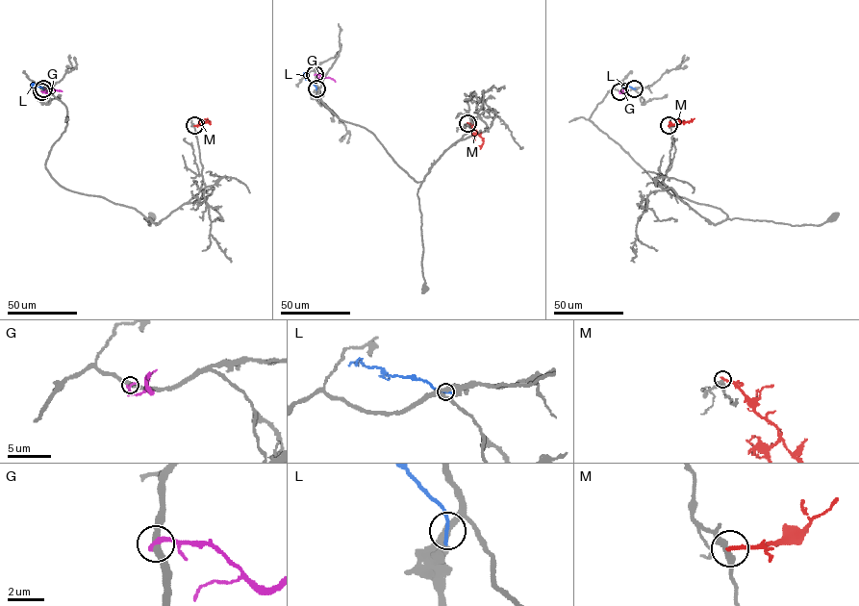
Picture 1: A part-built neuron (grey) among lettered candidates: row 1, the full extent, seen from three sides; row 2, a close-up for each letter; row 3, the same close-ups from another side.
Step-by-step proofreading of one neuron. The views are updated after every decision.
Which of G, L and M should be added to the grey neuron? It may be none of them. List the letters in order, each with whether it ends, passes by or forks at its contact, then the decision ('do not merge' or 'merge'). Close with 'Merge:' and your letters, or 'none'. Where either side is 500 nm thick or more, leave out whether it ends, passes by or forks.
G: it ends; do not merge
L: it ends; do not merge
M: it ends; do not merge
Merge: none

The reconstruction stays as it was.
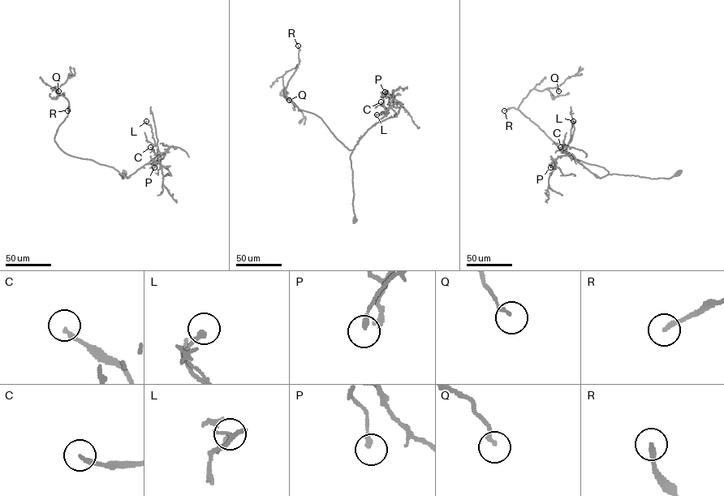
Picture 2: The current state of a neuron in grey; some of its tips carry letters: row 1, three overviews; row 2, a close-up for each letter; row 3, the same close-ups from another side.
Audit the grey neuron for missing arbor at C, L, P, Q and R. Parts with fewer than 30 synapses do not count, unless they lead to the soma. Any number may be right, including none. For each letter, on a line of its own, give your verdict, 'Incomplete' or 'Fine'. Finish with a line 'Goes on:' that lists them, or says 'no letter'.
C: Incomplete
L: Fine
P: Fine
Q: Fine
R: Incomplete
Goes on: C, R

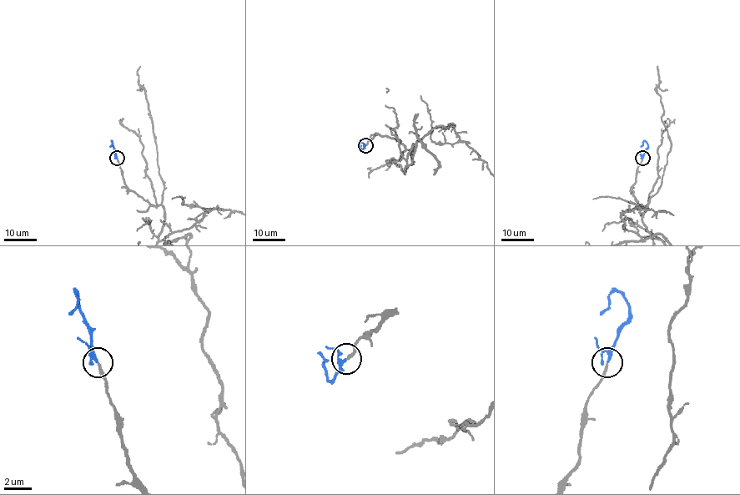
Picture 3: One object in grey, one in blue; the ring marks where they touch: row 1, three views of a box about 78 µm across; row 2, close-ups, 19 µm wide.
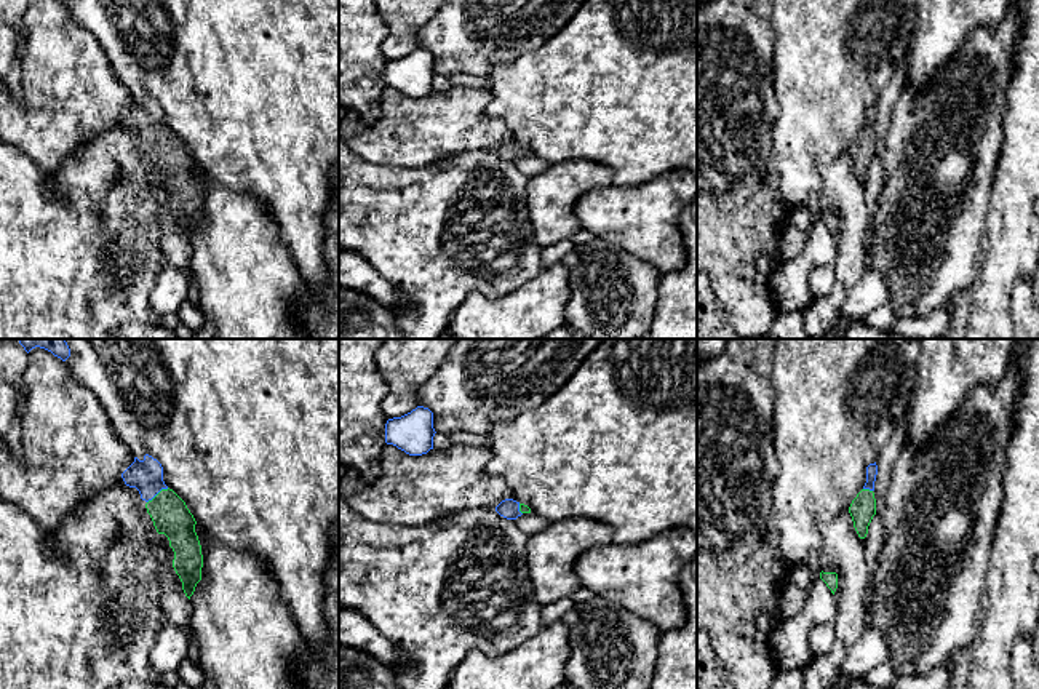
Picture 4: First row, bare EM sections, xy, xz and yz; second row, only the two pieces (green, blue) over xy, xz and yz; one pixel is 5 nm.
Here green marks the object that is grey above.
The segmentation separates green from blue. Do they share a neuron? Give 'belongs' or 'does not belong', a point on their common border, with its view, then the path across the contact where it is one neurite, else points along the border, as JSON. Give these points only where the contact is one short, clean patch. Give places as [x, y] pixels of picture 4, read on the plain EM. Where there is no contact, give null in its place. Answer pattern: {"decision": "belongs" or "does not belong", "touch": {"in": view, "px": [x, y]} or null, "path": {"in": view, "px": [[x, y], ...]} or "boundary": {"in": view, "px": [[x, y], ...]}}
{"decision": "belongs", "touch": {"in": "xy", "px": [159, 135]}, "path": {"in": "xy", "px": [[170, 157], [159, 135], [146, 117]]}}

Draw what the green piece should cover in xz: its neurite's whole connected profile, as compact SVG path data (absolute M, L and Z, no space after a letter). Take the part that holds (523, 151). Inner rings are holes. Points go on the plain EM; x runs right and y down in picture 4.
M505 141L496 149L496 153L507 161L516 161L523 155L531 155L531 150L513 141Z

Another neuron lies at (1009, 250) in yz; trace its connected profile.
M1023 0L1023 30L1015 74L1005 91L1004 142L989 195L986 229L980 240L977 275L969 289L964 339L1017 339L1012 291L1018 280L1033 280L1039 262L1039 0Z

